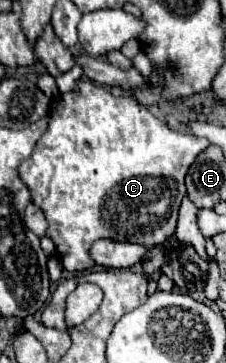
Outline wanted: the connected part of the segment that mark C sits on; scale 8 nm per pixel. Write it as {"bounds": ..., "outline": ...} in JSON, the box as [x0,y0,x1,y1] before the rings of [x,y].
{"bounds":[20,80,210,272],"outline":[[[80,80],[78,82],[78,90],[74,92],[68,92],[68,94],[58,94],[56,98],[52,98],[52,104],[50,104],[50,114],[52,114],[52,120],[48,124],[48,130],[44,132],[44,136],[36,142],[36,148],[34,152],[20,164],[20,178],[22,182],[30,188],[30,194],[32,194],[32,202],[38,204],[44,214],[46,214],[46,220],[48,220],[48,230],[46,230],[46,236],[52,238],[52,242],[56,244],[56,256],[58,260],[62,262],[62,266],[68,270],[68,272],[82,272],[82,270],[88,270],[90,266],[94,266],[94,260],[90,260],[90,254],[86,252],[86,248],[90,248],[90,244],[94,244],[94,240],[100,240],[100,238],[112,238],[112,240],[118,240],[118,242],[134,242],[134,244],[142,244],[142,246],[154,246],[154,244],[162,244],[166,242],[174,230],[176,230],[176,220],[178,220],[178,208],[180,208],[180,202],[182,198],[186,196],[186,186],[184,186],[184,176],[190,168],[190,164],[196,160],[196,156],[206,150],[210,146],[210,142],[206,138],[198,138],[198,136],[192,136],[192,134],[180,134],[180,132],[174,132],[166,126],[166,122],[158,120],[156,116],[152,116],[136,98],[134,94],[130,96],[112,96],[110,90],[102,88],[102,86],[96,86],[92,80]]]}

